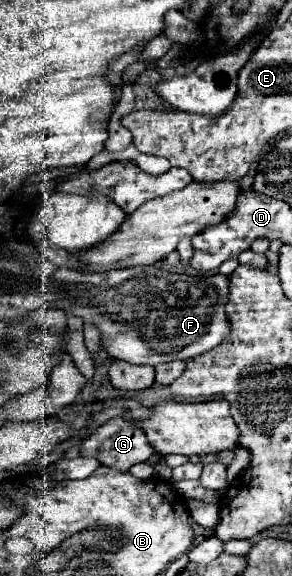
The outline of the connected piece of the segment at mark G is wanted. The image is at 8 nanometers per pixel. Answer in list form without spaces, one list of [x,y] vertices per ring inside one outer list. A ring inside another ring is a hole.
[[[113,417],[81,445],[81,457],[95,457],[107,467],[127,471],[131,465],[147,461],[153,455],[145,433],[123,417]]]

